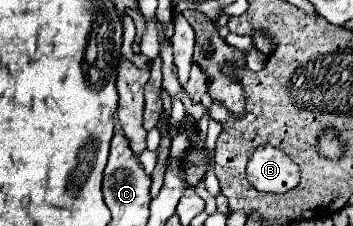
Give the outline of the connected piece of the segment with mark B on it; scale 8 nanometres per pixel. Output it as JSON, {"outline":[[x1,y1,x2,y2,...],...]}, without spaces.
{"outline":[[265,143,251,153,247,163,247,179,259,191,285,193,299,183,301,173,289,155]]}

